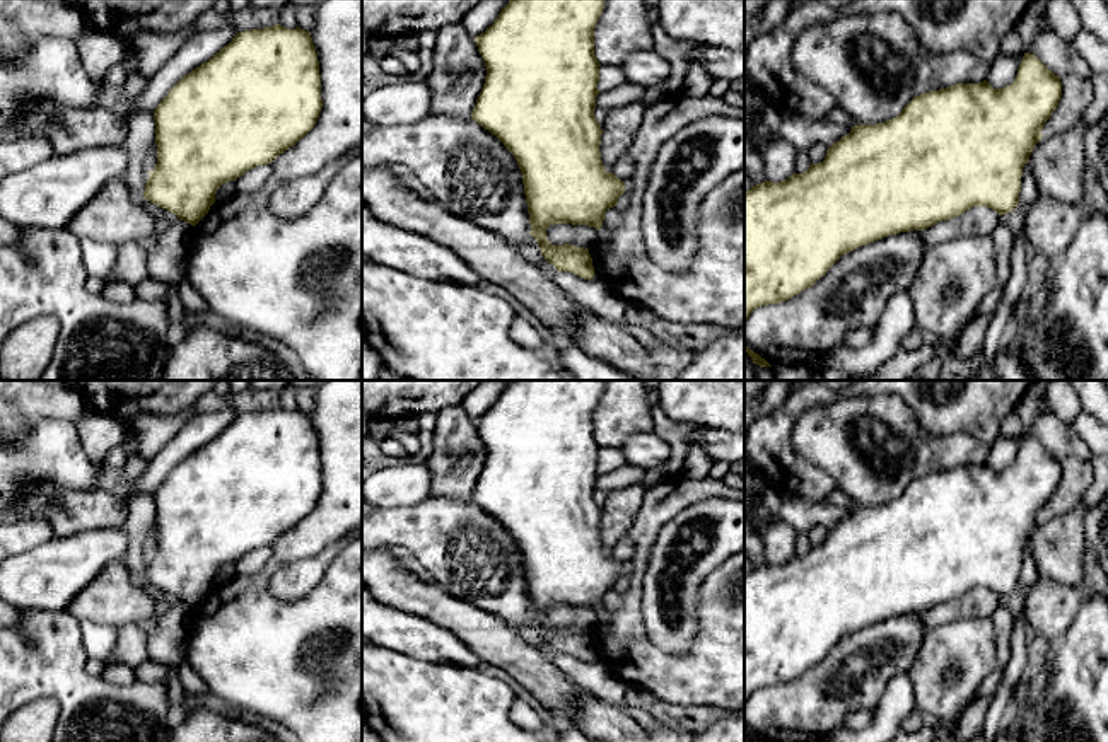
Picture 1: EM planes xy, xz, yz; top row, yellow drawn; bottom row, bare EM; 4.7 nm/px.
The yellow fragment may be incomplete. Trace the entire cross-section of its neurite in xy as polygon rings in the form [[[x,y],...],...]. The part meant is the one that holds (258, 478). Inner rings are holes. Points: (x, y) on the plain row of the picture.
[[[275,406],[237,414],[155,490],[157,546],[149,553],[143,580],[195,609],[224,565],[294,529],[314,510],[321,490],[319,443],[309,413]]]

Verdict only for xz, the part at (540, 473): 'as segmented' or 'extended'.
as segmented

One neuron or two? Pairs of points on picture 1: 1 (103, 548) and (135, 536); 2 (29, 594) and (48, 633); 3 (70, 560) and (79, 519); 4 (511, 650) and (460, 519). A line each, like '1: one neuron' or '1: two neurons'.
1: two neurons
2: two neurons
3: two neurons
4: two neurons

